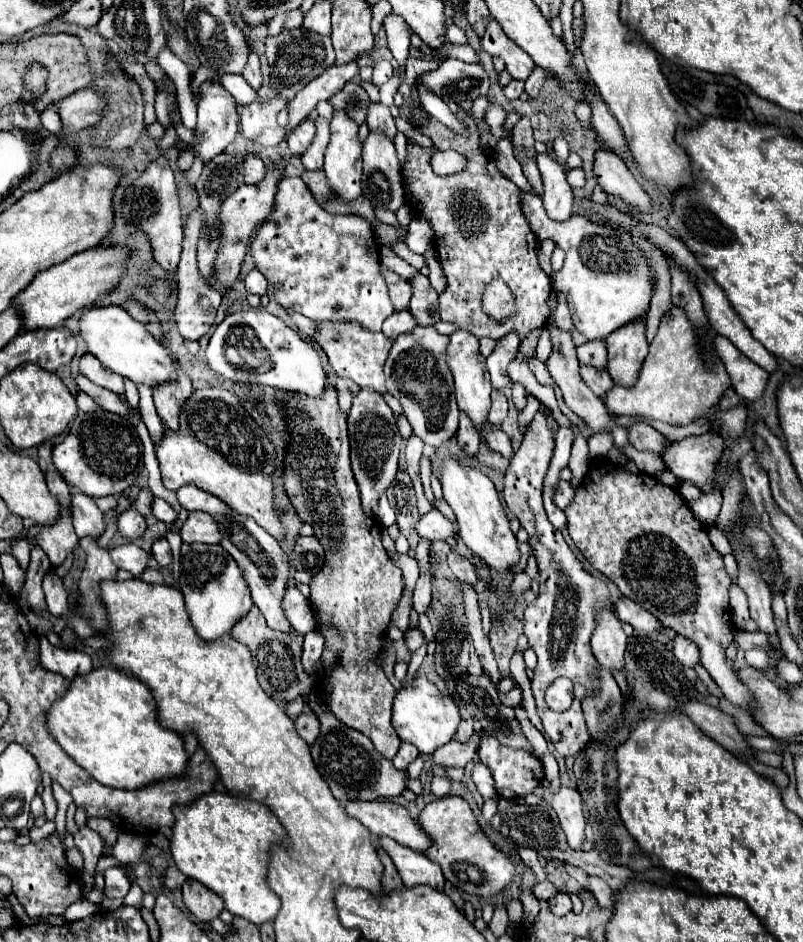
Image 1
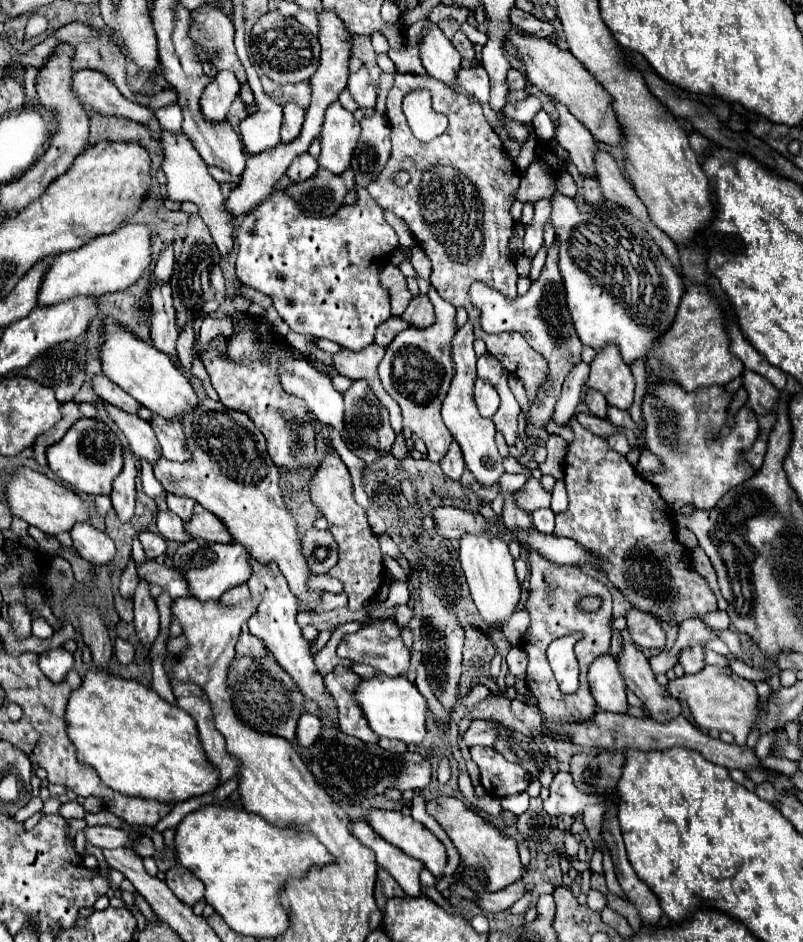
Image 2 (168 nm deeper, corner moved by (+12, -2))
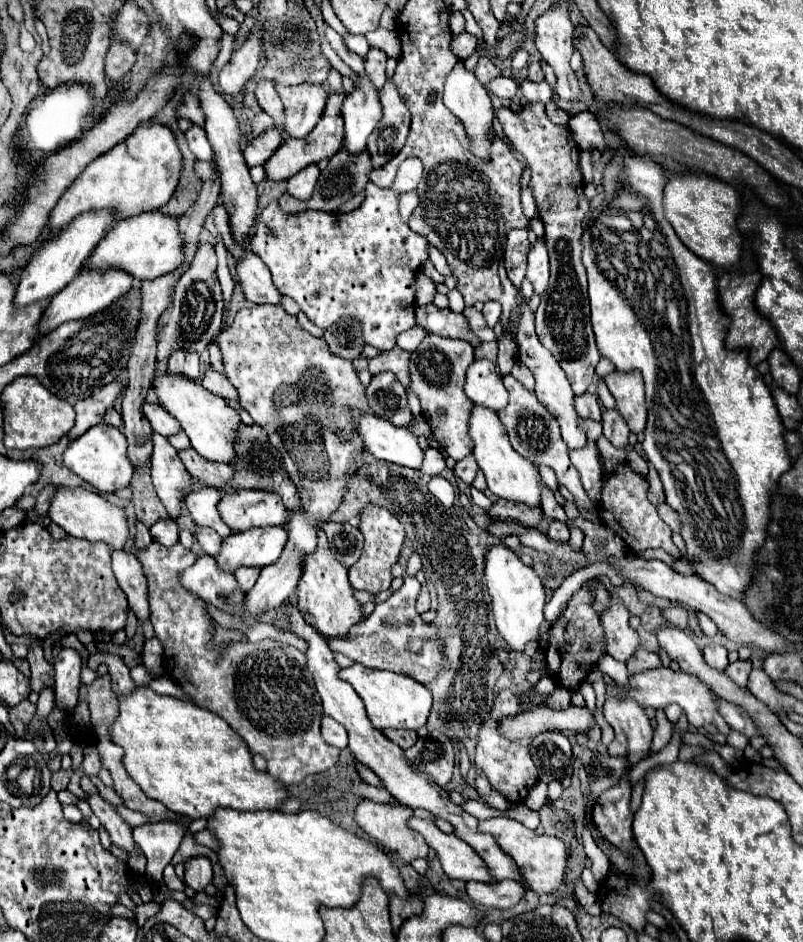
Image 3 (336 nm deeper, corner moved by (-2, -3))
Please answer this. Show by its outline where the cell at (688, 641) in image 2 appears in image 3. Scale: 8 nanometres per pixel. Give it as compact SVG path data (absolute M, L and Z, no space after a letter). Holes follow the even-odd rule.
M666 607L662 609L662 617L680 629L688 629L688 613L682 607Z

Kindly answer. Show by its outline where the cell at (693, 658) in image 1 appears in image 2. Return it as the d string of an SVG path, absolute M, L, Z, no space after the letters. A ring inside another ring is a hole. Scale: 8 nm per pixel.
M686 648L678 656L678 664L684 668L686 674L700 672L704 668L704 650L702 648Z

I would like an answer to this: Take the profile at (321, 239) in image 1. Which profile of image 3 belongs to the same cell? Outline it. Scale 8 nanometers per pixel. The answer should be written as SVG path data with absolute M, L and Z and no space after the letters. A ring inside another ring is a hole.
M406 159L390 187L382 189L370 181L366 199L350 213L286 215L272 203L256 221L250 249L270 269L276 289L292 297L316 327L328 329L342 317L354 317L362 323L364 341L388 351L402 331L416 325L414 279L428 261L428 239L414 233L398 211L398 197L416 191L420 177L422 161Z

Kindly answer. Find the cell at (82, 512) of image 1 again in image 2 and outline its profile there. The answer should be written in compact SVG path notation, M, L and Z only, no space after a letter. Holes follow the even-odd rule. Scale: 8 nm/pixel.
M90 522L74 524L70 536L72 536L76 552L92 564L106 564L112 560L116 552L112 538L100 532L98 528L94 528Z

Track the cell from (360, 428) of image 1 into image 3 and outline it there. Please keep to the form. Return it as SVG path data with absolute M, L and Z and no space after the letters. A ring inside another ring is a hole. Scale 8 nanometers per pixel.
M384 371L372 377L370 385L366 387L366 395L374 413L394 425L410 425L412 413L406 401L406 389L400 385L394 373Z

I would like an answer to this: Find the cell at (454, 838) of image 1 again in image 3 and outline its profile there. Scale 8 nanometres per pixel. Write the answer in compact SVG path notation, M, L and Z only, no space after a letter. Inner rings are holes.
M492 817L486 821L480 821L480 825L482 825L482 831L486 831L486 833L490 831L494 835L494 839L498 841L498 845L502 845L502 849L506 849L506 853L510 853L510 857L522 869L522 875L526 877L526 883L532 891L536 891L536 893L556 893L558 891L558 887L566 879L566 873L570 871L570 867L568 867L570 853L560 837L538 835L536 831L532 831L532 829L524 827L522 823L508 819L508 817Z

